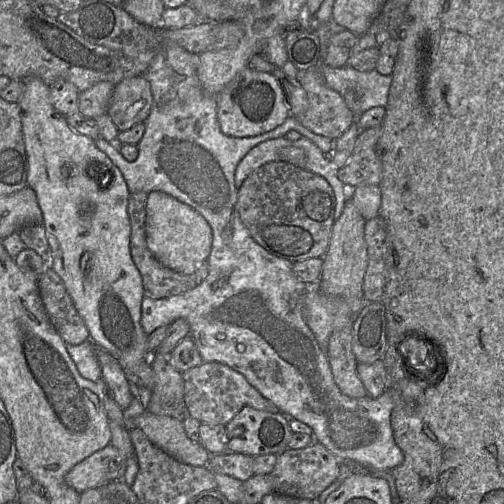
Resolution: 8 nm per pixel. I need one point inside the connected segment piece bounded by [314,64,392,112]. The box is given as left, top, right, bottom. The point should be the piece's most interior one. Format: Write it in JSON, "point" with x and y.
{"point":[372,88]}

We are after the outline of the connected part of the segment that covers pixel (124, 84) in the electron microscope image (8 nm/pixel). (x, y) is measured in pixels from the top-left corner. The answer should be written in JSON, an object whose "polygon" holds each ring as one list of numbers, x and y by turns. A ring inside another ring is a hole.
{"polygon":[[145,75,129,76,116,84,107,114,118,131,125,131,149,116,153,97]]}

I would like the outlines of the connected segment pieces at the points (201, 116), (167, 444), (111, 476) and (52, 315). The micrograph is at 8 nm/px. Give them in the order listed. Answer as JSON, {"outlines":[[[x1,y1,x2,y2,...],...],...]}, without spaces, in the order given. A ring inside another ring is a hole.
{"outlines":[[[198,76,187,78,184,81,182,80,176,81,176,82,171,81,169,85,160,86,159,88,161,92,163,92,163,95,162,95,163,102,167,101,172,96,176,96,180,91,182,91,182,100,179,100,177,103,173,104,173,115,172,117,167,117,167,120,170,120,169,121,170,124,167,125,167,127,163,130,161,141,159,140,157,144,156,140,154,140,154,148,152,152,151,152,150,145,149,145,149,152,148,152,147,151,148,149,146,149,145,143,144,144,138,143,137,158,134,161,128,161,120,153,119,147,117,146,116,142,112,143,105,140,104,138,98,138,95,141,95,144,101,151,103,151,112,160,113,164,121,171,130,194,136,193,136,192,150,193,152,191,161,191,176,198,180,202,189,205,195,211,201,214,207,220,207,222,211,227,212,247,211,247,210,254,206,260,208,264,208,275,201,284,197,285,195,288,187,292,184,292,179,295,171,296,168,298,151,299,144,296,142,300,142,307,141,307,141,326,143,331,147,336,149,336,153,331,155,331,157,328,163,325,170,325,172,322,174,322,179,318,185,319,190,326,189,335,193,338,194,343,200,353,200,356,203,362,219,362,229,366,233,370,242,374,247,379,250,385,252,385,257,391,259,391,259,393,264,398,271,401,279,409,279,412,286,415,289,419,299,420,305,423,306,425,308,425,309,427,311,427,312,430,314,431,315,441,324,445,328,449,328,451,330,451,335,457,337,457,339,460,352,460,357,464,361,465,364,469,366,469,374,476,379,476,381,478,384,478,389,484,391,496,397,497,395,482,390,472,393,468,399,466,403,462,404,456,403,456,403,452,401,451,401,449,398,447,398,445,394,440,394,434,391,426,391,413,394,408,394,399,391,395,391,389,386,389,377,398,372,398,368,395,362,398,351,398,344,395,339,390,339,388,334,382,326,353,319,346,303,314,303,297,307,291,308,285,302,282,301,280,299,280,294,275,293,269,292,269,294,263,269,253,253,239,253,237,250,235,247,228,242,223,238,212,238,201,237,201,238,193,235,185,235,170,238,163,241,161,241,159,247,154,247,152,250,149,252,149,254,146,256,146,261,142,264,142,269,139,283,137,286,135,287,132,294,130,300,133,301,136,304,136,309,140,311,140,324,154,330,155,333,149,333,144,334,144,333,140,329,139,328,137,315,134,314,132,312,132,311,130,303,126,295,116,287,117,286,120,276,128,257,136,243,137,243,138,231,137,223,134,222,131,220,130,218,117,217,117,217,96,209,94,203,89,198,79]],[[148,411,132,421,152,444,177,461,191,466,207,465,210,453,199,442,187,437,182,421,168,416,154,415]],[[112,444,96,451,76,464,65,476,67,485,79,494,86,490,103,487,115,480,122,480,127,458]],[[47,267,39,278,39,290,52,326,66,344,79,345,89,340,89,331,66,291,62,279]]]}

